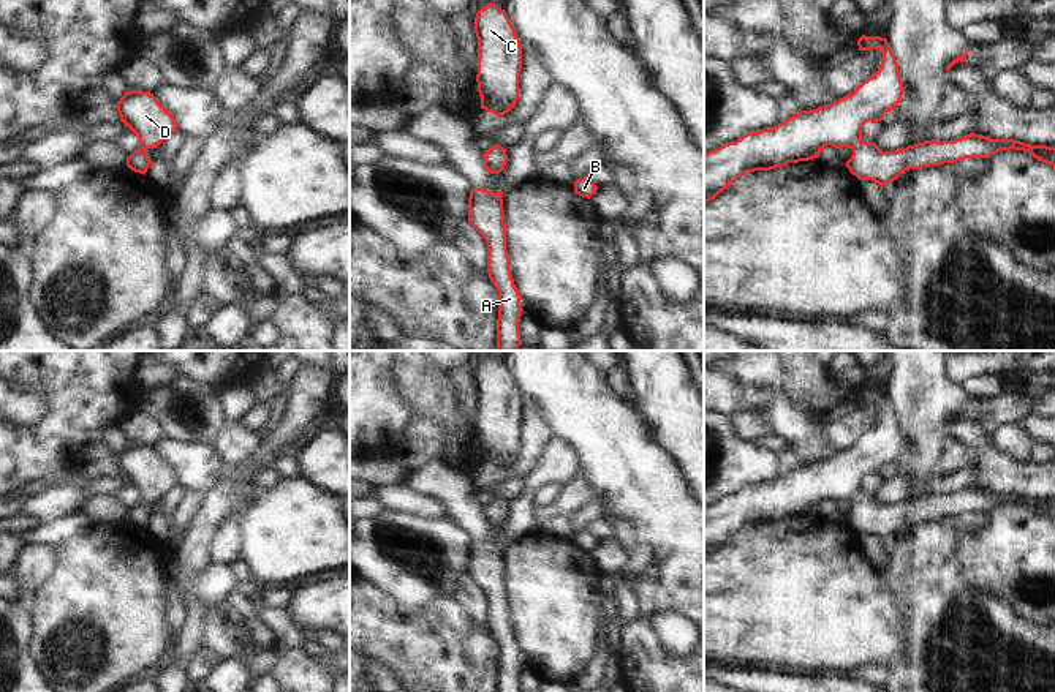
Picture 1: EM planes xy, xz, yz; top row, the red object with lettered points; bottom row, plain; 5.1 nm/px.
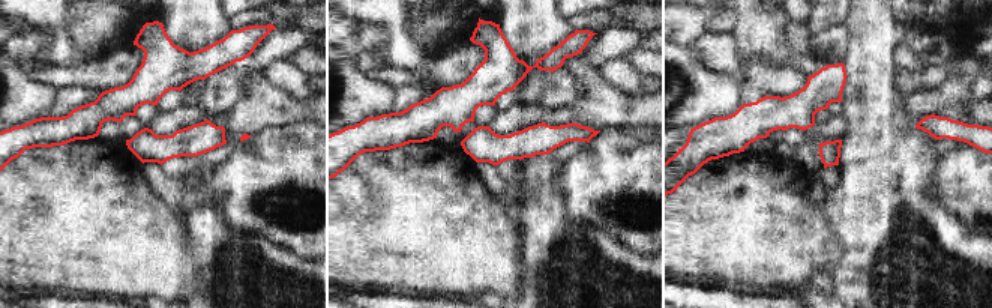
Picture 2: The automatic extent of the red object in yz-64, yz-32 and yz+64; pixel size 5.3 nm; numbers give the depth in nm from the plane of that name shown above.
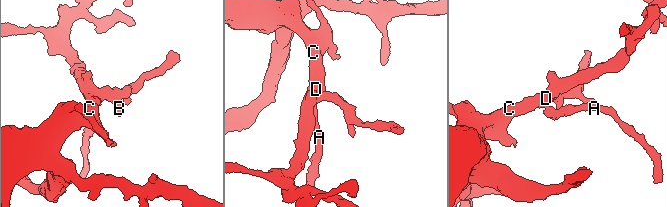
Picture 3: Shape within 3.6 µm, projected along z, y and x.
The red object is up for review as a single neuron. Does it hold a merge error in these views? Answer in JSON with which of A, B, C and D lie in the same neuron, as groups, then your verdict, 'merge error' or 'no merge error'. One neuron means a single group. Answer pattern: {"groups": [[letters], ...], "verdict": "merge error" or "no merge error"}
{"groups": [["A", "B", "C", "D"]], "verdict": "no merge error"}

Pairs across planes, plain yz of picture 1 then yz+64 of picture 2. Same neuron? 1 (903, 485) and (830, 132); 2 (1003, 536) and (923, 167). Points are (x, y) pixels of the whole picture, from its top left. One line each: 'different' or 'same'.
1: same
2: different

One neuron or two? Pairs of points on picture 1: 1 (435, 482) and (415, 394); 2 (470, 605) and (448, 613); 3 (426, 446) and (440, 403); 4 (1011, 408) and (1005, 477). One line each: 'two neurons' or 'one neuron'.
1: two neurons
2: two neurons
3: two neurons
4: two neurons

